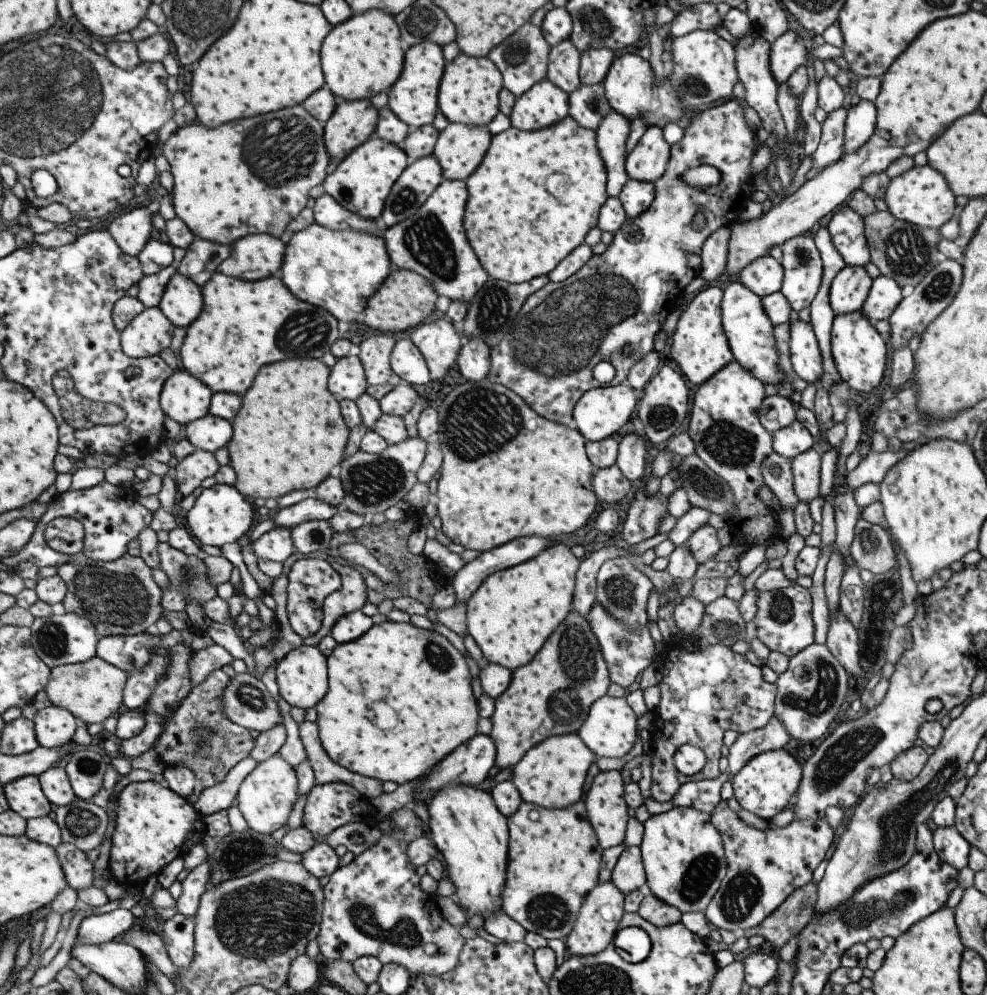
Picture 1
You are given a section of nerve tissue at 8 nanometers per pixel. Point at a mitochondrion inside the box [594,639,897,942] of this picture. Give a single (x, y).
(840, 758)

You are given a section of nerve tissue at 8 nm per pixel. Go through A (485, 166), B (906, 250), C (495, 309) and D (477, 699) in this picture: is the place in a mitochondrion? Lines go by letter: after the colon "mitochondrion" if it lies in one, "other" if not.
A: other
B: mitochondrion
C: mitochondrion
D: other

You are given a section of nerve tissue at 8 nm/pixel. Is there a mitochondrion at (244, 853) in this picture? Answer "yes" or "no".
yes

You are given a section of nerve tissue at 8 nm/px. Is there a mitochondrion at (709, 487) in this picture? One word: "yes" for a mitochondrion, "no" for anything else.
yes

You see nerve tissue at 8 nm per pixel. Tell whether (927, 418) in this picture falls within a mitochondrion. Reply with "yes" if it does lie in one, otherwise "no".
no

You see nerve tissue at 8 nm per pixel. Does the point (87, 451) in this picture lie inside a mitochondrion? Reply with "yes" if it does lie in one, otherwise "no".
no

